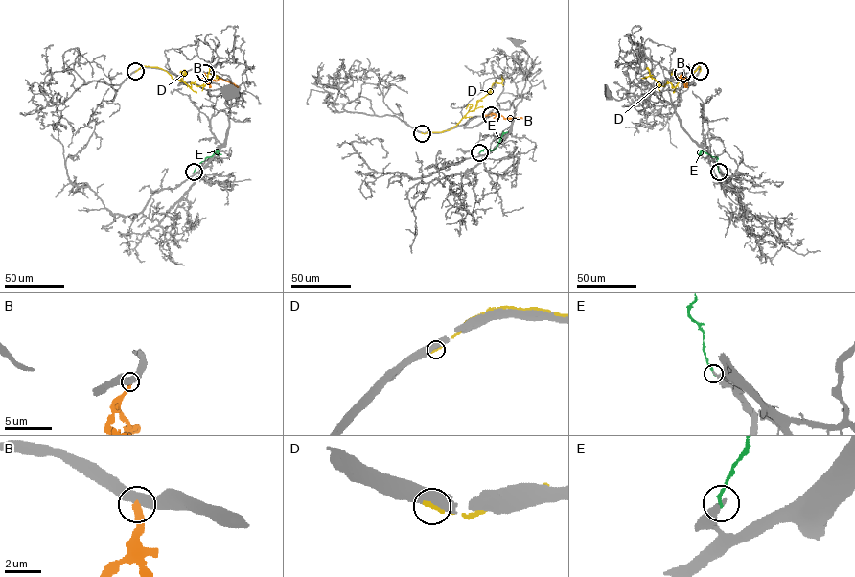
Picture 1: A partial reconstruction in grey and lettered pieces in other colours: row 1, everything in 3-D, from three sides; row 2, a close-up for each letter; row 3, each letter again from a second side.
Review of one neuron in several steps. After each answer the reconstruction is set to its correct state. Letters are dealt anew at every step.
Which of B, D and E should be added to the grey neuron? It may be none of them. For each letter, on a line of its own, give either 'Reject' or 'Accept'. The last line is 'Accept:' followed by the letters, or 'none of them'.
B: Reject
D: Reject
E: Reject
Accept: none of them

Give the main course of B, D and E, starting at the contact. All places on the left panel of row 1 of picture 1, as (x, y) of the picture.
B: (205, 73), (208, 80), (223, 79), (238, 87)
D: (135, 71), (143, 66), (157, 67), (189, 87), (191, 82), (201, 85), (209, 73), (216, 78)
E: (194, 172), (196, 167), (217, 150), (220, 153)

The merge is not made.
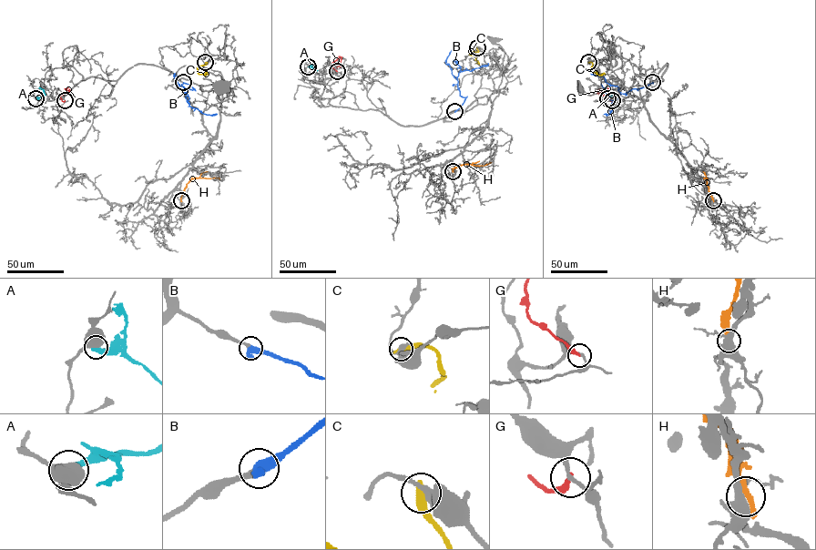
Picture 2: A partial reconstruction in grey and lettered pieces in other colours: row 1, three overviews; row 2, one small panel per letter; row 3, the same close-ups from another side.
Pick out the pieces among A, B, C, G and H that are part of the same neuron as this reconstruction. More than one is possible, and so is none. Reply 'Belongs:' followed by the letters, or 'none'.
Belongs: B

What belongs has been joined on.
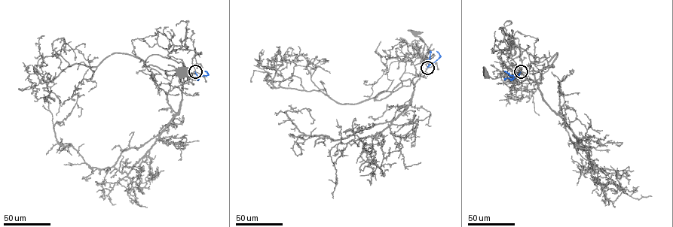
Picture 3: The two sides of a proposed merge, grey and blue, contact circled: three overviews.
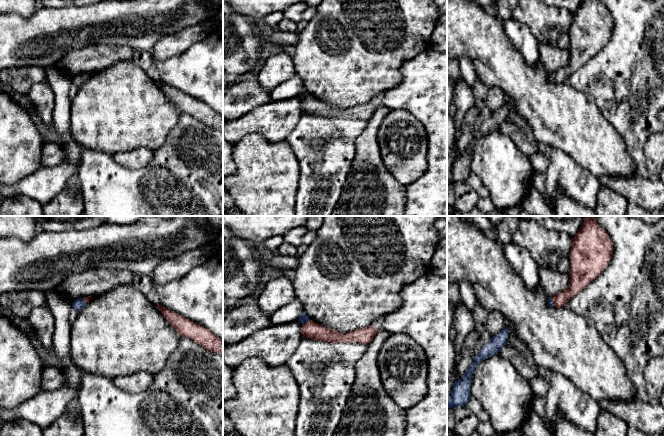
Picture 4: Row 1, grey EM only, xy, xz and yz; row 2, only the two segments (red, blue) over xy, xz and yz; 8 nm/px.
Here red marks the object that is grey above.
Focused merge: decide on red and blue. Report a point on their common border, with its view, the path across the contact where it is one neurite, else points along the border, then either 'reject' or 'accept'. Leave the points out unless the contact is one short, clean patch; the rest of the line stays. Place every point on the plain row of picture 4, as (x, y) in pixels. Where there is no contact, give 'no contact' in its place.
meets red in xz at (306, 98); runs through xz (312, 106), (306, 98), (303, 94); accept

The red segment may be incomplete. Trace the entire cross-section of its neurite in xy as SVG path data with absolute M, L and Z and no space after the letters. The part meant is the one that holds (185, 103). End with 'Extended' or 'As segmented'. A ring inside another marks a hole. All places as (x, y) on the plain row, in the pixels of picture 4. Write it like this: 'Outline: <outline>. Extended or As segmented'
Outline: M157 80L157 83L162 88L163 93L175 104L180 112L189 113L207 126L223 130L223 116L216 113L208 105L162 83L160 80Z. As segmented

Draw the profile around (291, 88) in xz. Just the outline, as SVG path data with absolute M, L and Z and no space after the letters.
M299 75L280 83L270 93L270 101L283 101L294 97L298 97L299 93L304 88L304 83Z

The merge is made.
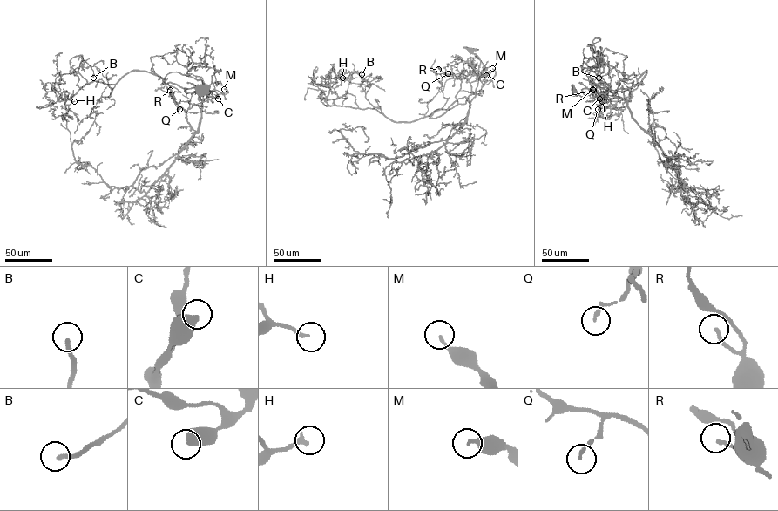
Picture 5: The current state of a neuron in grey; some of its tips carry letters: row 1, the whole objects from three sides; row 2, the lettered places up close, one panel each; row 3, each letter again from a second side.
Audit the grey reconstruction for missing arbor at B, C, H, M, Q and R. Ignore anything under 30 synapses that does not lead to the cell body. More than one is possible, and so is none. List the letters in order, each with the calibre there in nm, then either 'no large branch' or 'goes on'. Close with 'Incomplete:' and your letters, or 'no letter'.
B: 200 nm | goes on
C: 500 nm | no large branch
H: 200 nm | goes on
M: 180 nm | no large branch
Q: 140 nm | no large branch
R: 180 nm | no large branch
Incomplete: B, H

